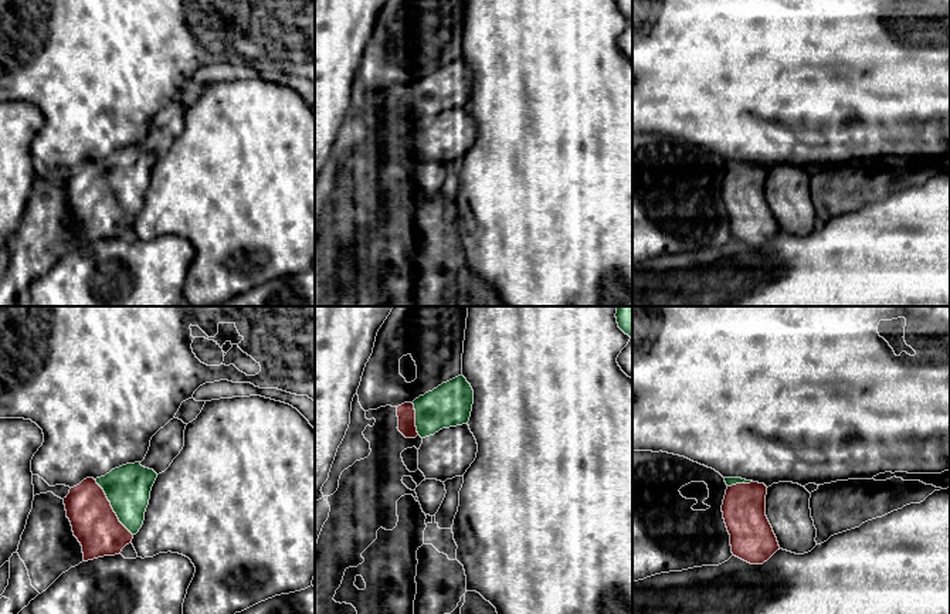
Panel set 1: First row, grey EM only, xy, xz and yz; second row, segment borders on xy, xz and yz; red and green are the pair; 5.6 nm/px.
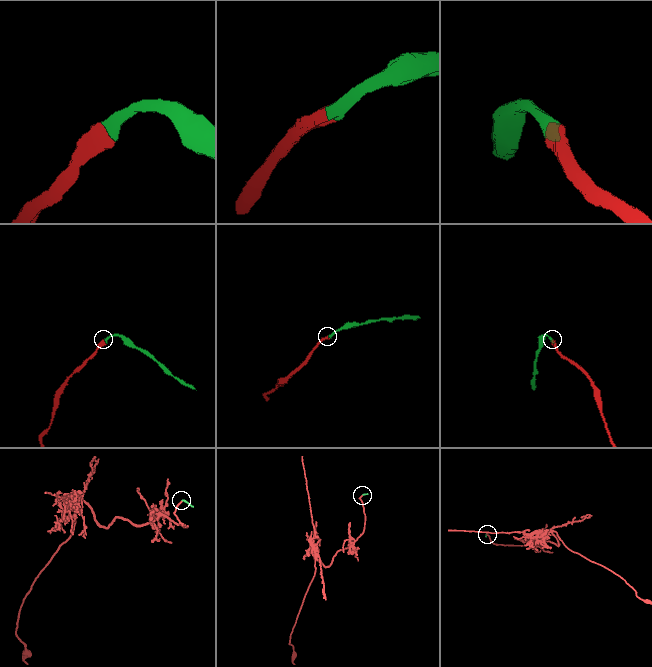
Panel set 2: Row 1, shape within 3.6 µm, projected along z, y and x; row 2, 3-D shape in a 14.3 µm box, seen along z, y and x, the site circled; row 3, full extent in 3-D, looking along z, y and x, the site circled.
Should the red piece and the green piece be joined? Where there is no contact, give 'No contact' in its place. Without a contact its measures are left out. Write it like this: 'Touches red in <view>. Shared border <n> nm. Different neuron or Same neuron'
Touches red in xy. Shared border 380 nm. Same neuron

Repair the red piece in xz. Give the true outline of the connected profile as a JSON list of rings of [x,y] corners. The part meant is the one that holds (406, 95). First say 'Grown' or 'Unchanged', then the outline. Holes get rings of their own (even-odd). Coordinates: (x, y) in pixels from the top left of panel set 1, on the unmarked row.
Grown. [[[464,58],[442,65],[413,85],[397,89],[398,113],[406,121],[434,118],[442,111],[466,106],[474,86],[474,72]]]

